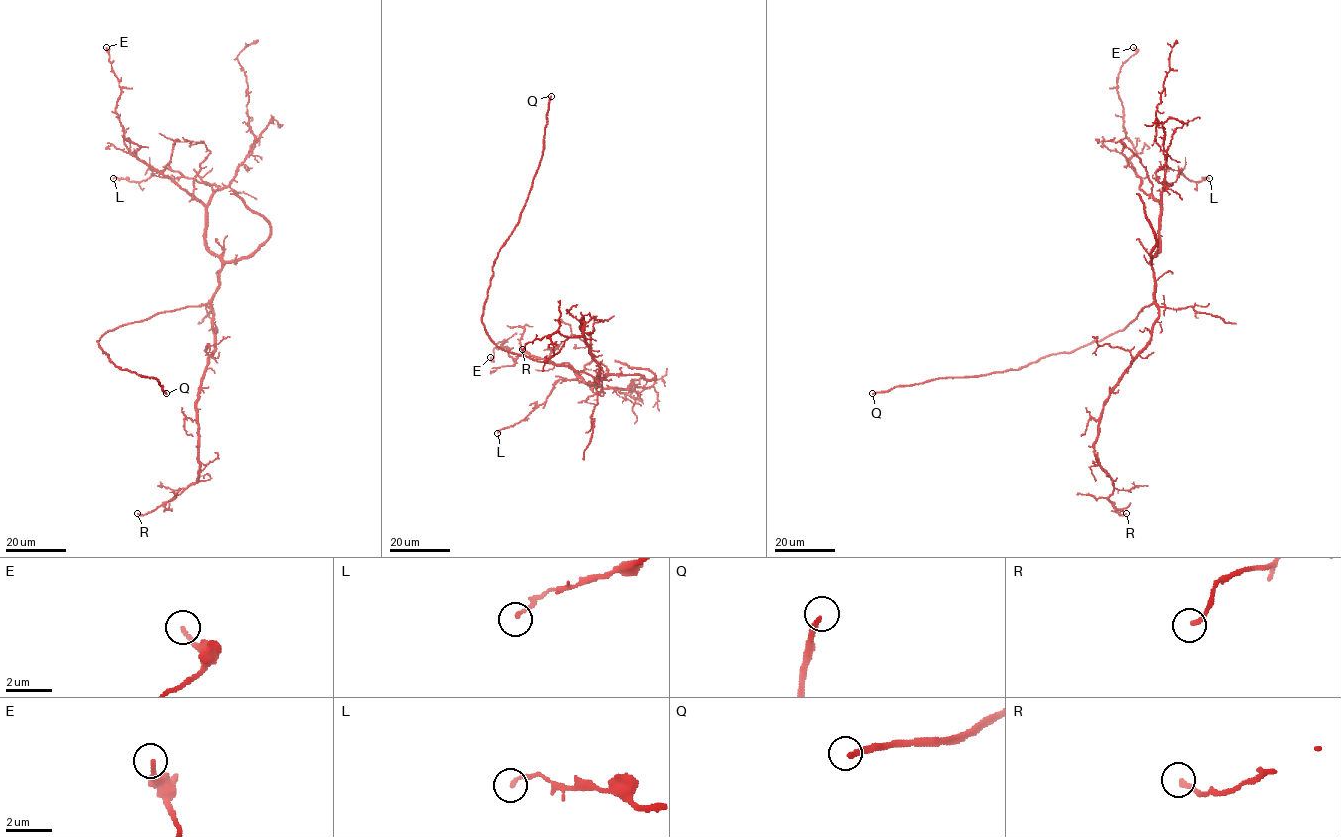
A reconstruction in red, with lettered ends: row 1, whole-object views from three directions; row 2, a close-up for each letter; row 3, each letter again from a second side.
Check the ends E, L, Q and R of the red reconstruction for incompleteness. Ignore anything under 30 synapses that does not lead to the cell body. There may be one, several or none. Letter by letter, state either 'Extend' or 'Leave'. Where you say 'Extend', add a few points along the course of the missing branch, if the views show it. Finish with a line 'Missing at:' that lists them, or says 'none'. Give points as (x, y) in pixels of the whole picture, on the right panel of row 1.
E: Leave
L: Leave
Q: Extend
R: Leave
Missing at: Q

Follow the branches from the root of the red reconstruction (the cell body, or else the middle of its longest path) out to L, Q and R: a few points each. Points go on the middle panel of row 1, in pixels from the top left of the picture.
L: (567, 367), (606, 374), (590, 382), (602, 389), (560, 379), (542, 404), (497, 433)
Q: (567, 367), (501, 349), (481, 321), (493, 263), (518, 221), (541, 158), (551, 96)
R: (567, 367), (597, 382), (599, 365), (580, 329), (582, 318), (581, 335), (555, 332), (522, 349)

